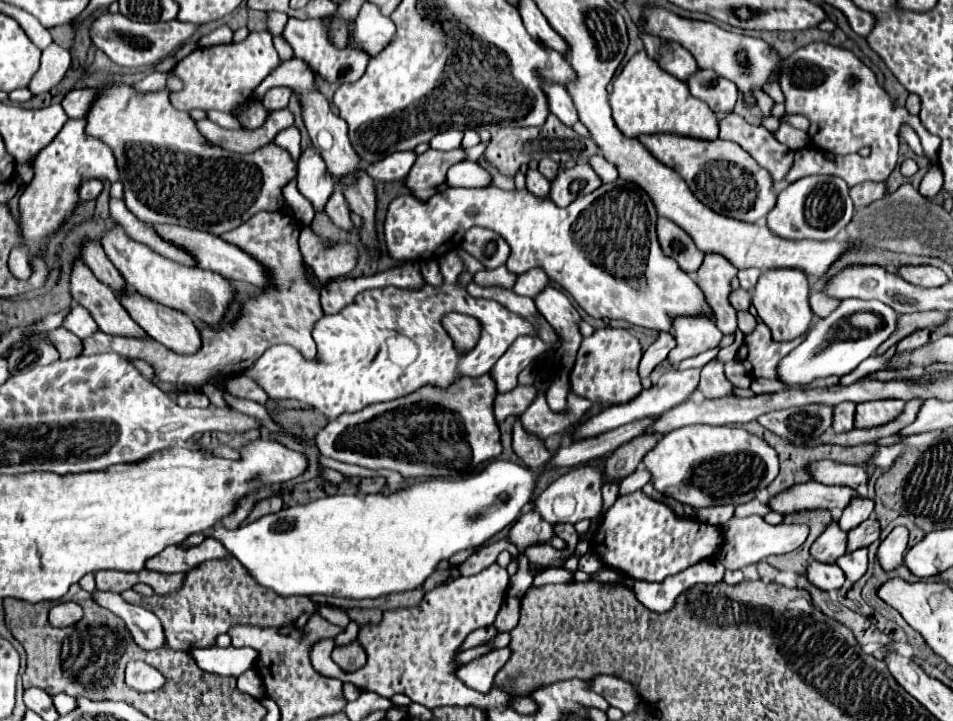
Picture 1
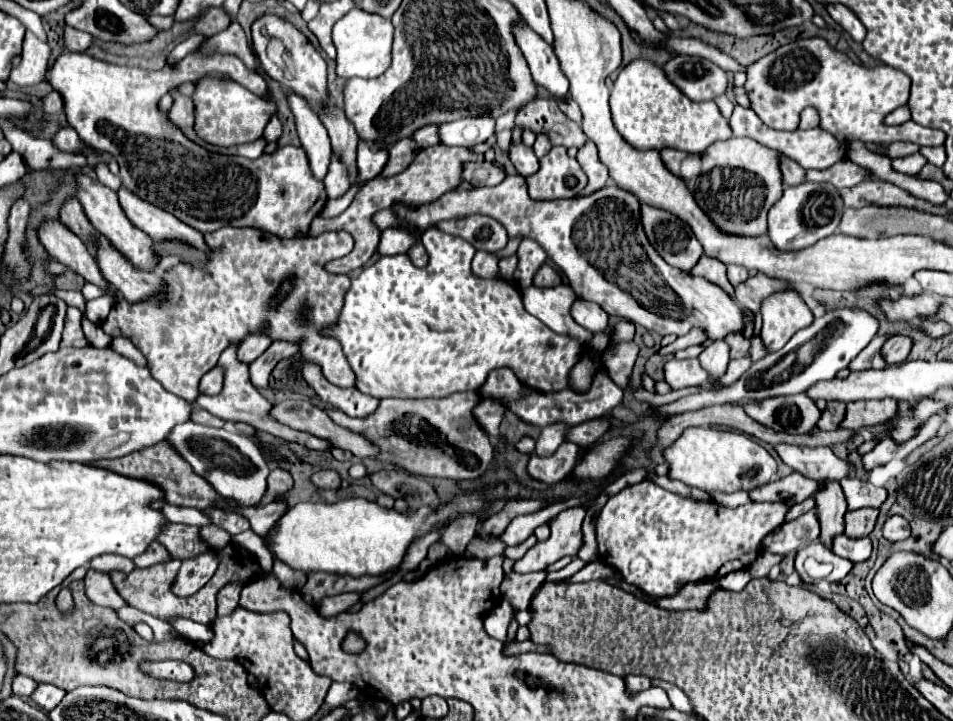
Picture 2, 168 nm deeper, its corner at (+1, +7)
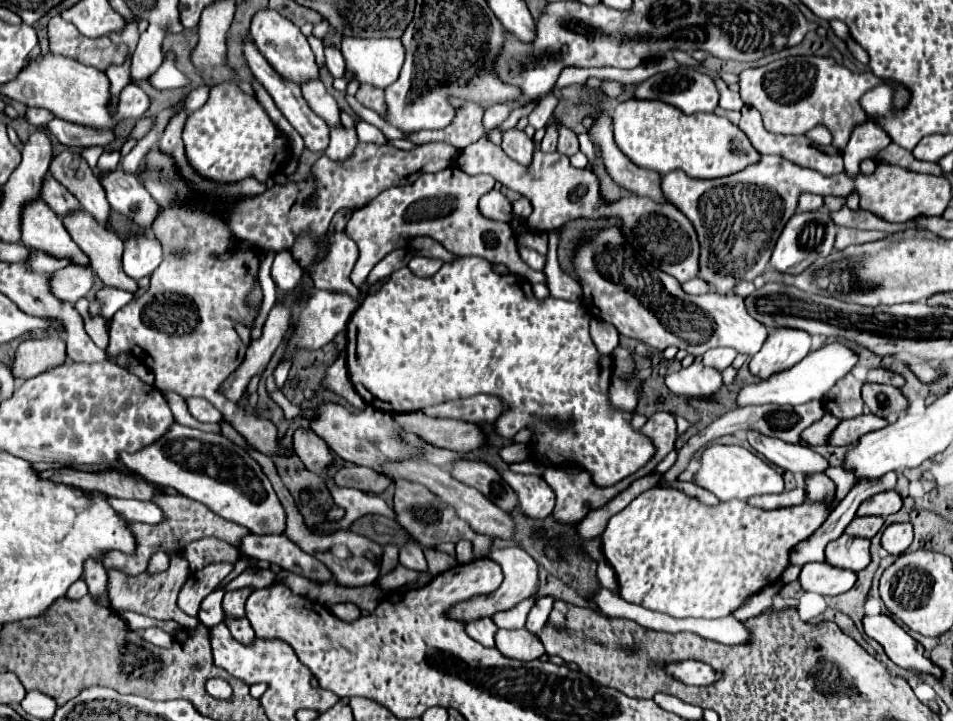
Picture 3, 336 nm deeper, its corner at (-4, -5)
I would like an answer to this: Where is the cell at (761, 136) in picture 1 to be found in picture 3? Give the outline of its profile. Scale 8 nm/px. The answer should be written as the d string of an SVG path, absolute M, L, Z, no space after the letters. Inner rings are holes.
M801 193L801 199L799 199L799 209L801 211L817 211L821 207L823 207L823 197L821 195Z

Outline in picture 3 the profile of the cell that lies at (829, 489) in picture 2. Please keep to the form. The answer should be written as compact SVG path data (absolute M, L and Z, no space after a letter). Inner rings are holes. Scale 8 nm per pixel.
M825 473L811 475L805 481L807 481L807 485L805 485L807 499L817 501L817 503L833 503L833 499L835 499L835 485Z

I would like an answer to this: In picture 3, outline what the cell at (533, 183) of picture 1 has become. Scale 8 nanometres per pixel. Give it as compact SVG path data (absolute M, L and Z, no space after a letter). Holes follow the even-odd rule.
M509 129L509 131L503 133L501 147L513 161L523 163L523 165L531 163L533 151L535 151L533 141L523 131L517 131L517 129Z

